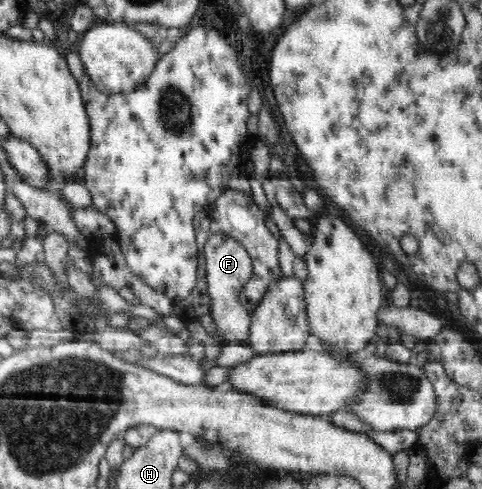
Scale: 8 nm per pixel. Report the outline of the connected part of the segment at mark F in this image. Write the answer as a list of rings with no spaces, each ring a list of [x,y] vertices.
[[[213,234],[204,246],[206,258],[206,281],[212,302],[211,314],[218,333],[224,337],[219,343],[248,343],[250,337],[251,313],[240,303],[239,293],[245,283],[253,277],[253,261],[249,253],[237,240],[226,234]]]

